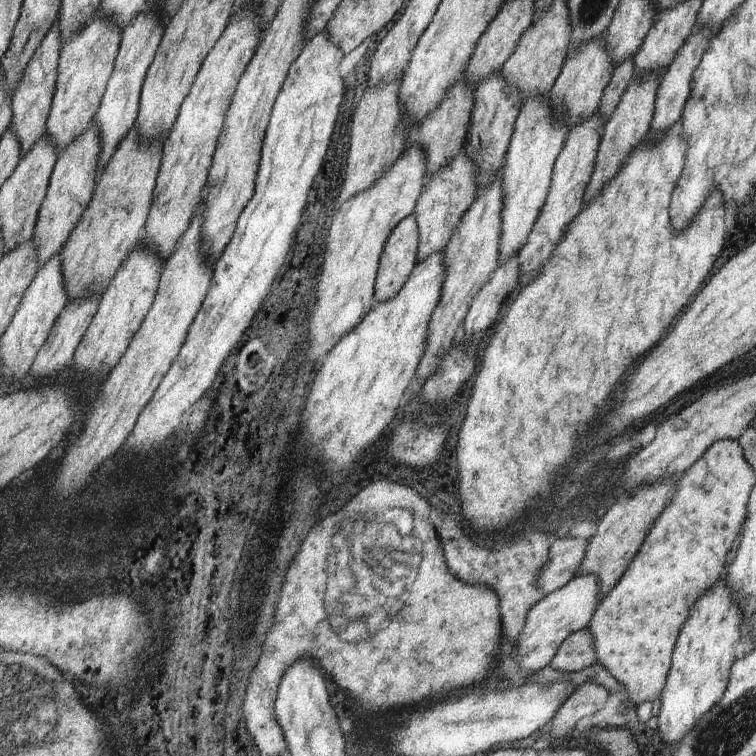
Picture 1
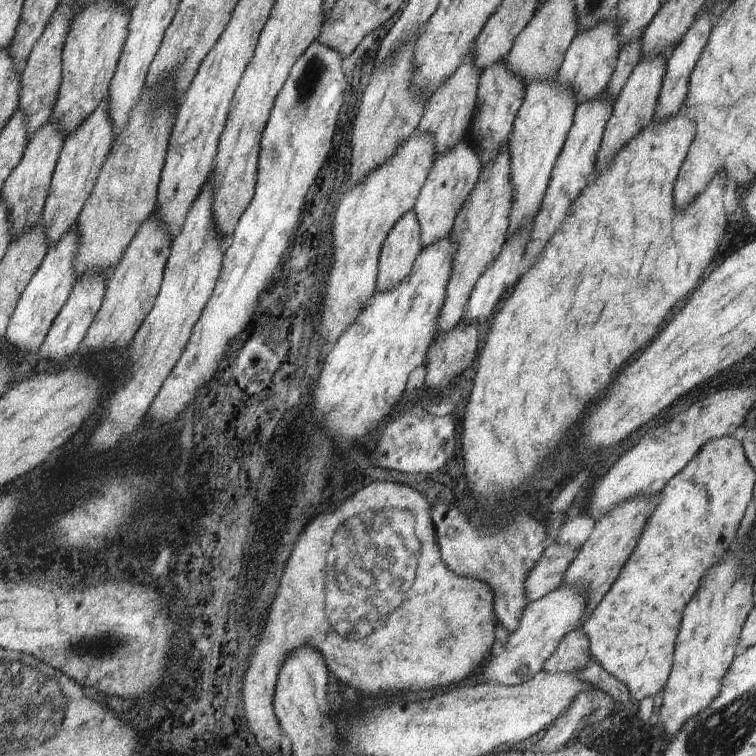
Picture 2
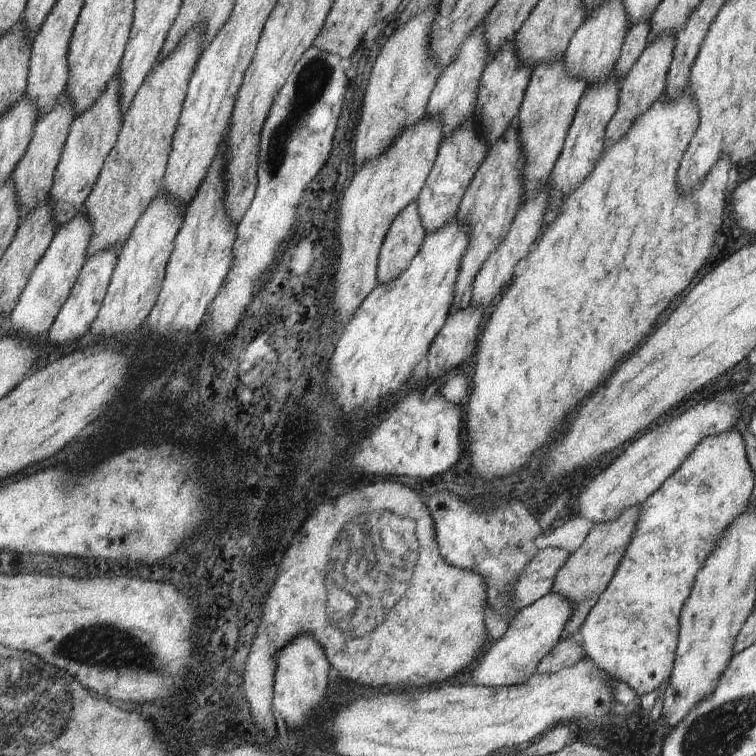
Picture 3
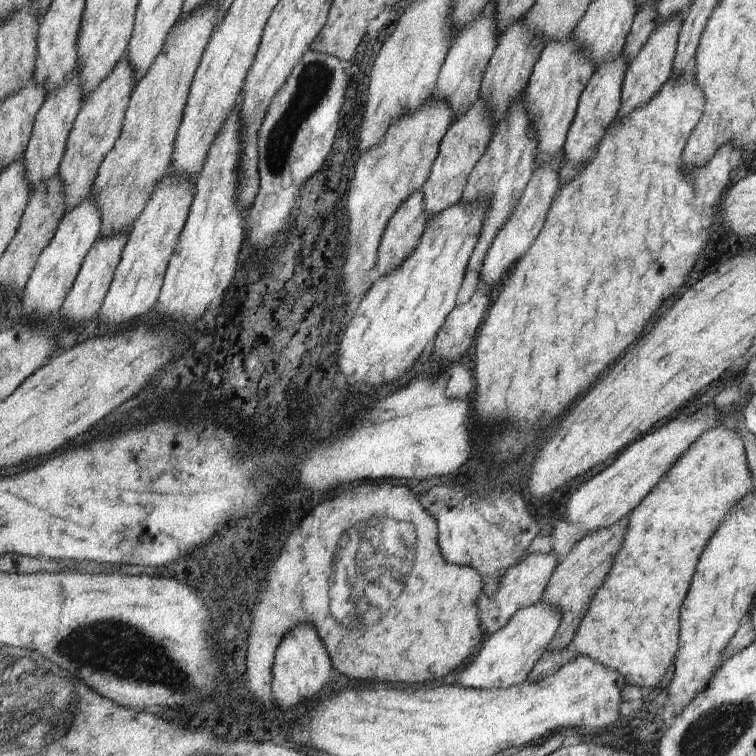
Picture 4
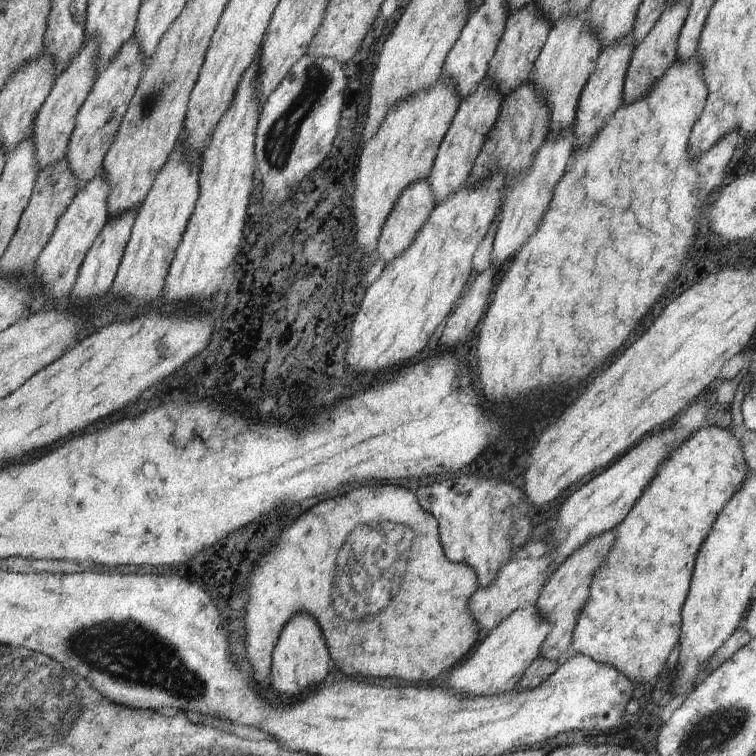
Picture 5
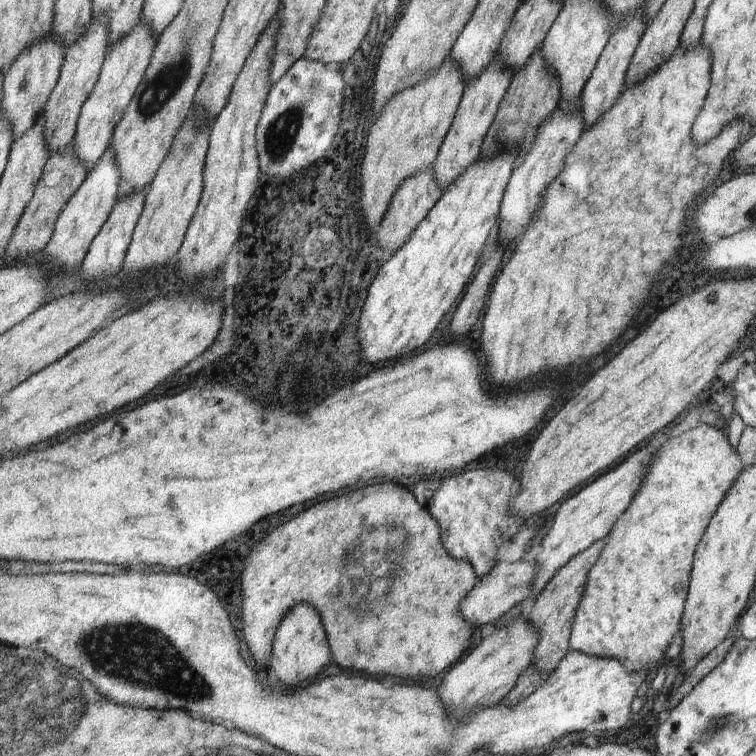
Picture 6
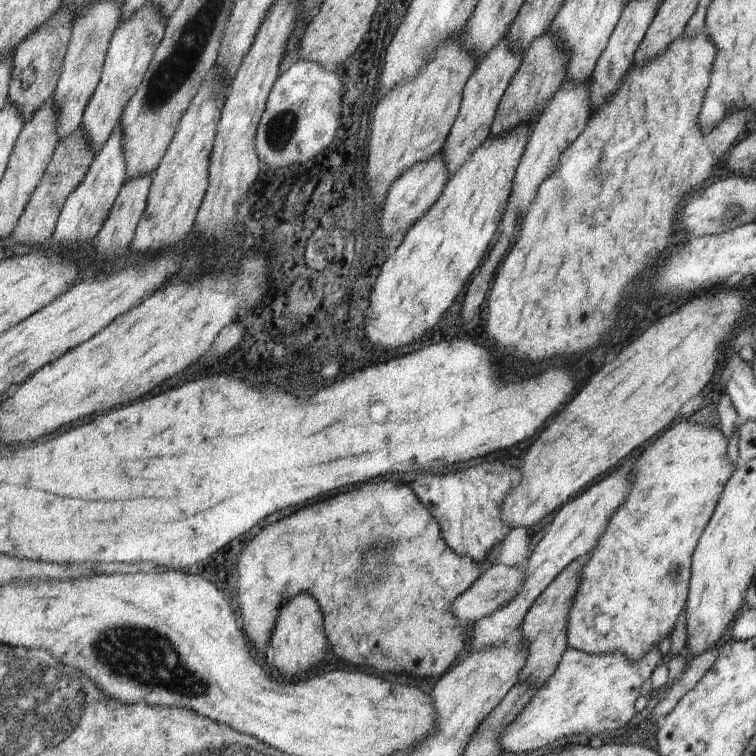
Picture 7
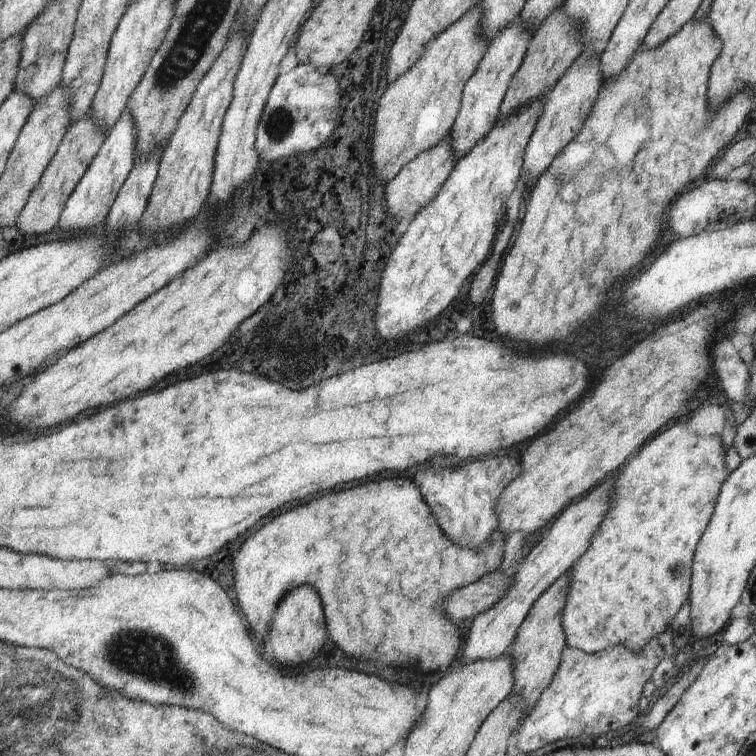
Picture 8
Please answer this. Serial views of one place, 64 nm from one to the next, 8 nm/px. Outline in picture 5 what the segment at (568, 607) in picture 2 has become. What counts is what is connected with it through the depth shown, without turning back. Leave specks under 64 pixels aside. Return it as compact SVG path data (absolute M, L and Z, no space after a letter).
M534 605L514 610L503 624L482 637L473 654L455 666L455 670L451 670L447 688L463 696L499 696L511 692L529 664L539 656L551 629L551 624Z

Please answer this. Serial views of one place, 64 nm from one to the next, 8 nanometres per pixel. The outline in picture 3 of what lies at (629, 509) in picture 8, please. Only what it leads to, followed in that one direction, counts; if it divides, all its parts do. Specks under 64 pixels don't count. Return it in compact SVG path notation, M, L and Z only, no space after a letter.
M730 429L703 438L681 466L639 506L631 542L627 543L619 566L576 633L585 657L609 677L625 682L638 697L653 692L668 679L678 639L681 606L691 592L695 574L703 566L703 560L711 554L731 522L744 513L755 484L754 478L747 464L741 435Z

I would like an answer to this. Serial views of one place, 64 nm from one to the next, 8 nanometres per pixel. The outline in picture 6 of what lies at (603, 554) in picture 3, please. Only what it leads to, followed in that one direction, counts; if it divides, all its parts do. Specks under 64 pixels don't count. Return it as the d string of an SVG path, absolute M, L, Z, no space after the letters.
M597 540L587 546L583 552L575 554L551 577L551 580L534 598L533 607L529 610L527 618L534 623L535 630L540 635L538 646L534 649L534 658L530 662L530 666L533 666L535 670L550 673L557 668L562 658L569 652L570 630L571 625L574 624L575 610L579 606L588 572L595 564L595 560L599 558L597 554L601 548L603 548L603 540Z

